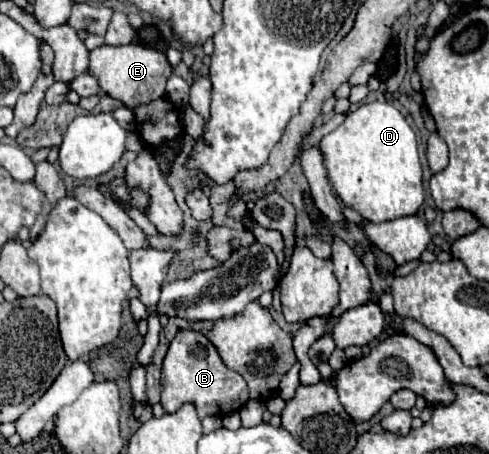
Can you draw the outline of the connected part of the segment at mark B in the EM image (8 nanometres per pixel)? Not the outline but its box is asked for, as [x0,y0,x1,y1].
[160,330,248,416]

